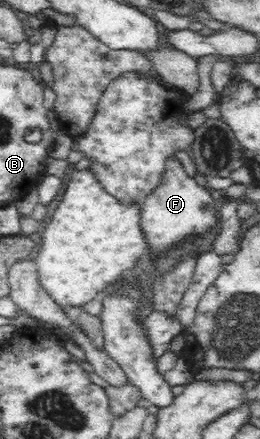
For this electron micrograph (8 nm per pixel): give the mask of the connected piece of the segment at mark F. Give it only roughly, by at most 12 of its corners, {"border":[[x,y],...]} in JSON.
{"border":[[176,158],[140,206],[150,251],[218,224],[220,203]]}

